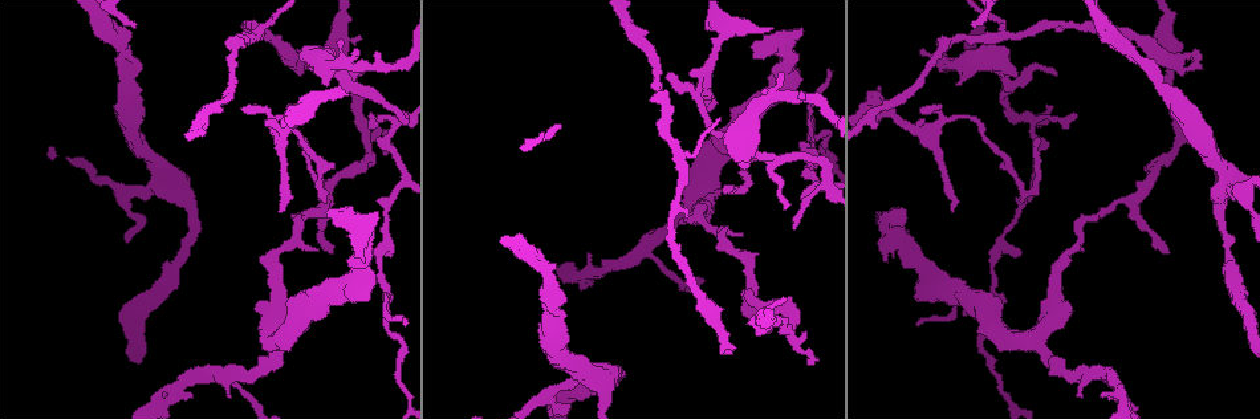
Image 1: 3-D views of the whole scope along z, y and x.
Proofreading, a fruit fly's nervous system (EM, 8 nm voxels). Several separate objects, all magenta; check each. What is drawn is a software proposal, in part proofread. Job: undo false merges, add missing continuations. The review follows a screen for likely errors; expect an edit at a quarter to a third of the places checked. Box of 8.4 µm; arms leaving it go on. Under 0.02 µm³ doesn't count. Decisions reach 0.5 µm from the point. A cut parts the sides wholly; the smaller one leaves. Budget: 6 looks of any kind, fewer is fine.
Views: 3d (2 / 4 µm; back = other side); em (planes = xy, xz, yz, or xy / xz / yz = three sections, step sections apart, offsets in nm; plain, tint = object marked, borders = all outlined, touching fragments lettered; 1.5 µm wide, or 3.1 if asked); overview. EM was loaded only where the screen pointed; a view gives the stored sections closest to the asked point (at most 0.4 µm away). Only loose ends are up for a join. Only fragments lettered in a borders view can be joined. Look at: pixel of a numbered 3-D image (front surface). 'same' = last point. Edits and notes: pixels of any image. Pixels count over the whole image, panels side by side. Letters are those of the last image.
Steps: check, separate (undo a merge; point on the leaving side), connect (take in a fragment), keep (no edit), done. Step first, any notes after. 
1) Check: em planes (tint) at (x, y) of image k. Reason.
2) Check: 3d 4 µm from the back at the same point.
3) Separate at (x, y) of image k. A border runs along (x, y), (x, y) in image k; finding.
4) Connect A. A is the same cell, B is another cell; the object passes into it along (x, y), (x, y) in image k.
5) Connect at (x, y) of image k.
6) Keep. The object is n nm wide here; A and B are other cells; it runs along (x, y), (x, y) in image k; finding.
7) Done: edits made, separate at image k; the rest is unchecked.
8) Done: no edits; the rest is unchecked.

Check: 3d 4 µm at (772, 28) of image 1. Branch stops here.

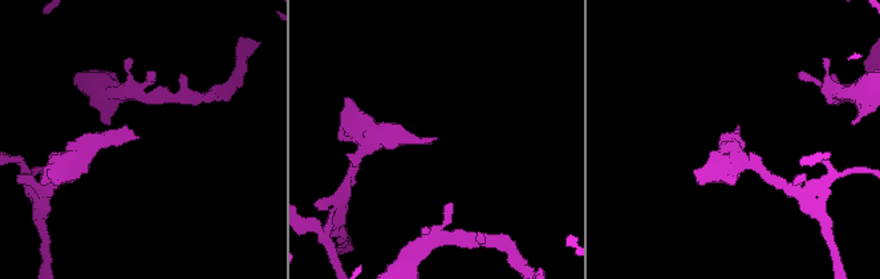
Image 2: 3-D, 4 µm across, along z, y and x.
Check: em xz step 8 (borders) at (434, 140) of image 2. Need the tissue.

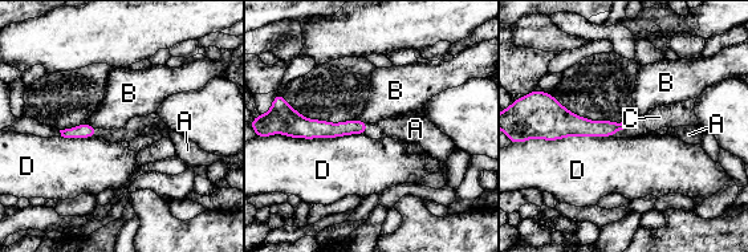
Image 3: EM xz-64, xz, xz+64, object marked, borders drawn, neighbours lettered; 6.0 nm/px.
Check: em xy step 8 (borders) at the same point.

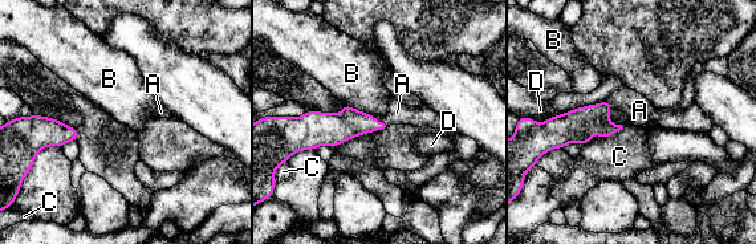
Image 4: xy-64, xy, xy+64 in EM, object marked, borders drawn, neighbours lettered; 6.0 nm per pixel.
Connect at (397, 113) of image 4. A is the same cell, B, C and D are other cells; the object passes into it along (340, 127), (379, 122), (397, 113) in image 4; it goes on there.

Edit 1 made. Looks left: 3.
Check: overview. Redraw.

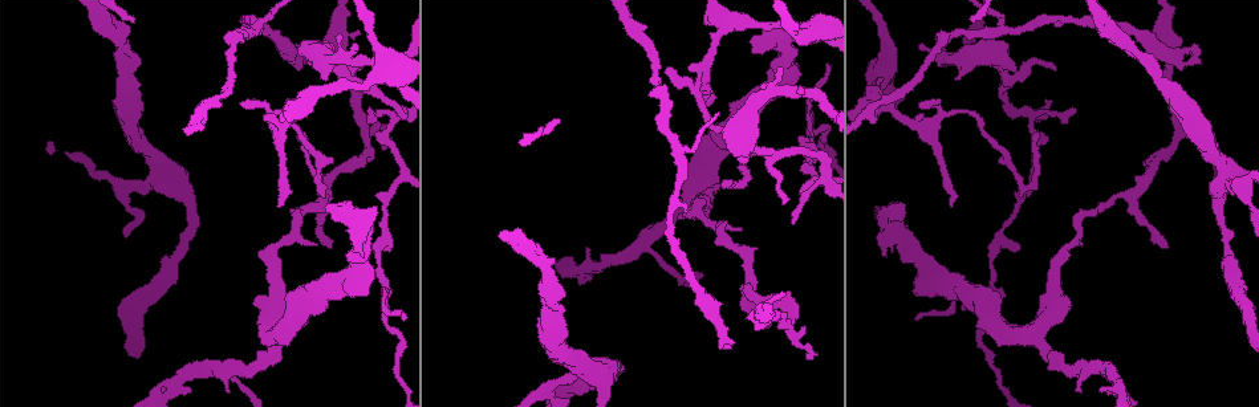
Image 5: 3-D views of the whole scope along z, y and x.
Check: em planes (borders) at (376, 208) of image 5. An open end.

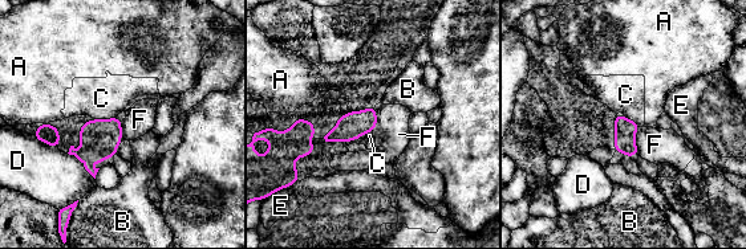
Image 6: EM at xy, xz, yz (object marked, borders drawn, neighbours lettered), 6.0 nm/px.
Connect at (655, 145) of image 6. F is the same cell, A, B, C, D and E are other cells; the object passes into it along (625, 129), (635, 141), (655, 145) in image 6; the neuron continues.

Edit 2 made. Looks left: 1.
Done: edits made, connect at image 4, connect at image 6; the rest is unchecked.

